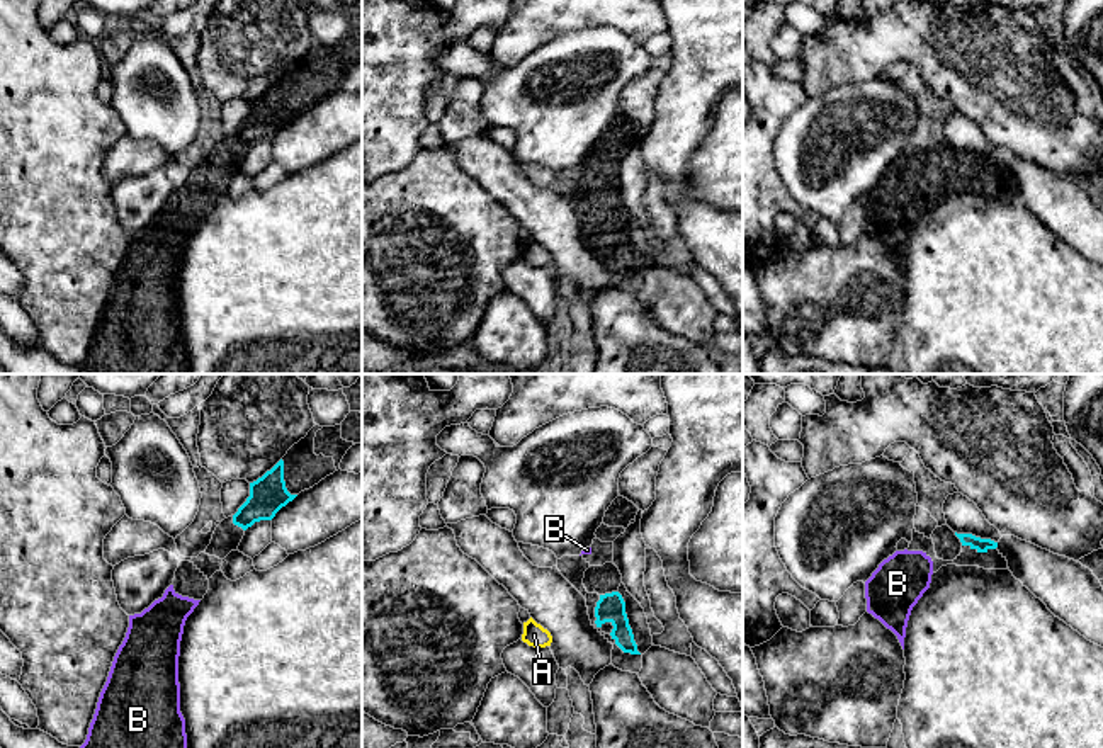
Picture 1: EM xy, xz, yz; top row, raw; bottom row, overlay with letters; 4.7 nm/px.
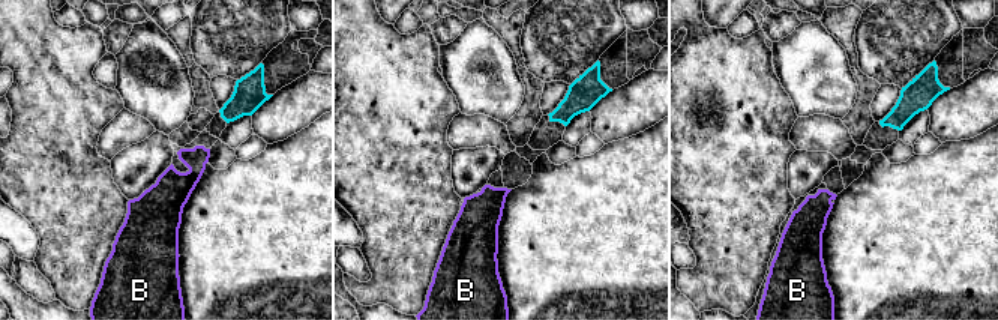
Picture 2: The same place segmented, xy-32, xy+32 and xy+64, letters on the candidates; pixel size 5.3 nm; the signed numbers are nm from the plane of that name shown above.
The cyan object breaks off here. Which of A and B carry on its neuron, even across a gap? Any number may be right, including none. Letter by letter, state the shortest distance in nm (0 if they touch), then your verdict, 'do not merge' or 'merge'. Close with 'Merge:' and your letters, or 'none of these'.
A: 220 nm apart; do not merge
B: 160 nm apart; merge
Merge: B

